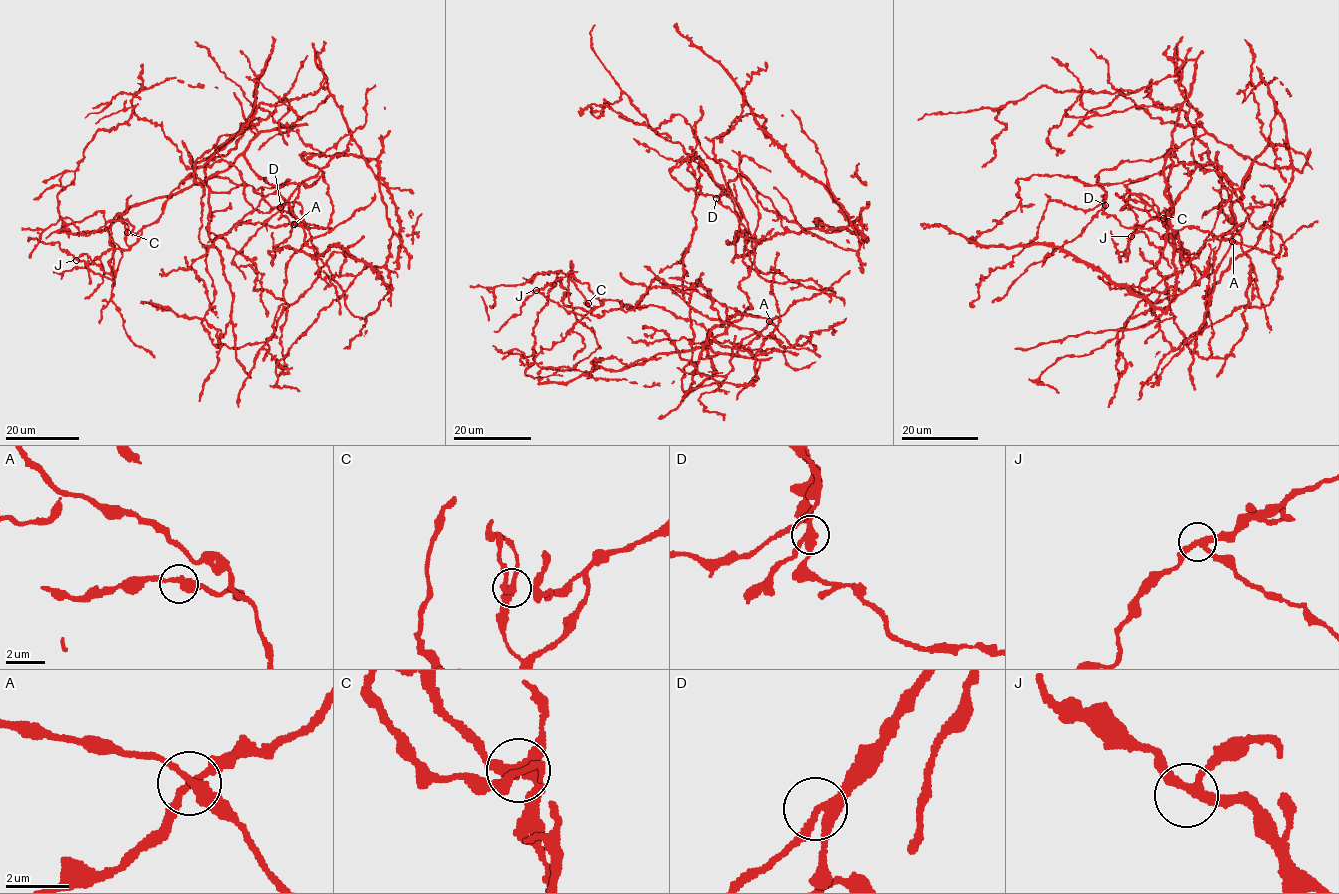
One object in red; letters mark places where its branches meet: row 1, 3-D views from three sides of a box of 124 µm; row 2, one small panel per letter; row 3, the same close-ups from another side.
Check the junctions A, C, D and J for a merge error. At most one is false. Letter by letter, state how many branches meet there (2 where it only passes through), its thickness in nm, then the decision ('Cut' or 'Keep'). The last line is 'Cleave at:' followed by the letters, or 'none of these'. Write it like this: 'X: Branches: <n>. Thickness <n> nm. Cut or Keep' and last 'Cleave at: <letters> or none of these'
A: Branches: 3. Thickness 240 nm. Keep
C: Branches: 3. Thickness 260 nm. Cut
D: Branches: 3. Thickness 300 nm. Keep
J: Branches: 3. Thickness 240 nm. Keep
Cleave at: C

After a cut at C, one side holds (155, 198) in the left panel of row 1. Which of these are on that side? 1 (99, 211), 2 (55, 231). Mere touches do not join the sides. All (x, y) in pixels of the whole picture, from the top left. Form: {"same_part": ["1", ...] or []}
{"same_part": []}

